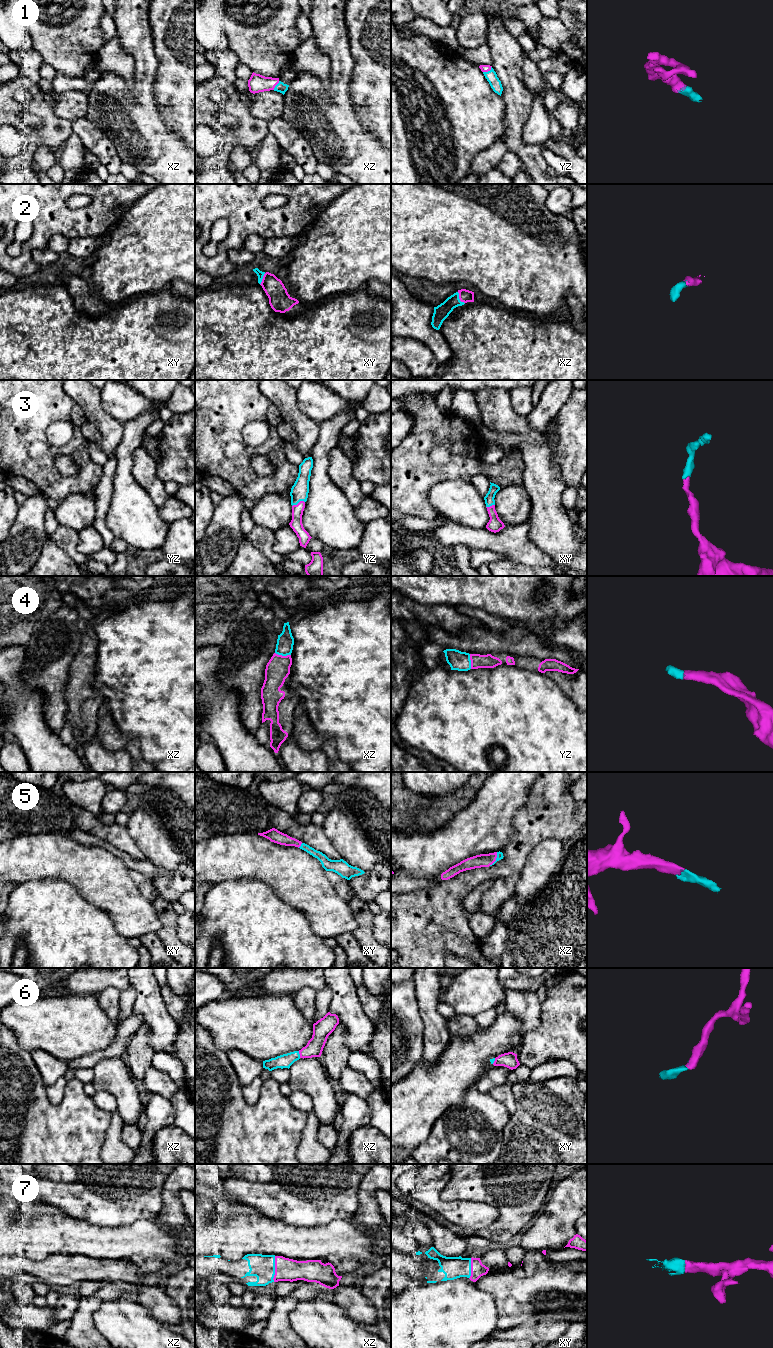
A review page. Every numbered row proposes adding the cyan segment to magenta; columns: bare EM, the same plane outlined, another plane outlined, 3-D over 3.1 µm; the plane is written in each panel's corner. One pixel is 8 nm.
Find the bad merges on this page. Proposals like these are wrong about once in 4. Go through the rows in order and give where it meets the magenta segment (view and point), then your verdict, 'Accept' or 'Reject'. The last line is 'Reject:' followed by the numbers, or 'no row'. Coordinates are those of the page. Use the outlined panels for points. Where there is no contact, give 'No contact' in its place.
1: Touches magenta at yz (488, 70). Accept
2: Touches magenta at xz (459, 298). Accept
3: Touches magenta at yz (299, 502). Accept
4: Touches magenta at xz (283, 656). Accept
5: Touches magenta at xz (495, 859). Accept
6: Touches magenta at xz (299, 1053). Accept
7: Touches magenta at xz (275, 1269). Accept
Reject: no row

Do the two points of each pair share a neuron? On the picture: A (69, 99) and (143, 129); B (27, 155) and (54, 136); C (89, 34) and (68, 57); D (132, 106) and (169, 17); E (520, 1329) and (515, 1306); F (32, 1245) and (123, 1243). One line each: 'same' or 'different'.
A: different
B: same
C: same
D: different
E: different
F: same

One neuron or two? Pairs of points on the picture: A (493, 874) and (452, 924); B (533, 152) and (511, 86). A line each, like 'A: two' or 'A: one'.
A: one
B: one

